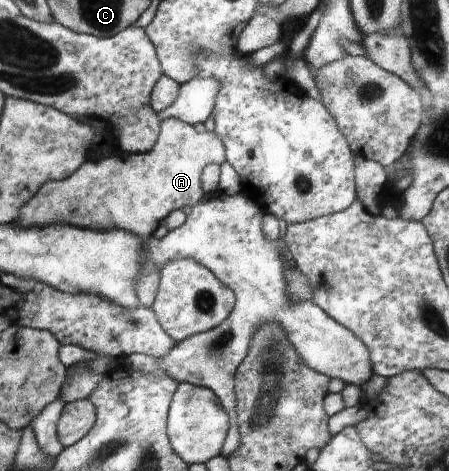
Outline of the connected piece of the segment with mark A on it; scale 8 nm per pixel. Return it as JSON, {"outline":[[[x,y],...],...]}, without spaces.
{"outline":[[[167,118],[167,120],[161,121],[160,125],[160,135],[159,141],[156,143],[156,147],[152,149],[149,153],[137,153],[130,154],[127,152],[116,151],[110,156],[105,156],[105,158],[92,160],[89,159],[82,166],[79,166],[79,169],[76,172],[73,172],[69,178],[65,178],[64,180],[49,180],[49,182],[45,182],[43,186],[37,190],[37,193],[26,203],[19,208],[19,218],[17,218],[17,224],[21,226],[21,228],[25,228],[25,226],[37,226],[37,228],[41,228],[41,226],[53,226],[53,224],[59,224],[59,222],[63,222],[63,224],[69,224],[69,226],[77,226],[77,228],[91,228],[91,230],[101,230],[101,232],[105,232],[105,230],[127,230],[127,232],[131,232],[131,234],[135,234],[135,236],[141,236],[143,240],[145,240],[145,251],[147,250],[147,238],[151,238],[153,236],[153,232],[157,230],[157,222],[161,222],[169,212],[173,212],[173,210],[183,209],[185,206],[194,206],[197,205],[204,198],[204,190],[203,190],[203,171],[210,164],[221,165],[227,161],[227,148],[224,146],[223,140],[217,135],[215,132],[209,132],[205,130],[204,132],[197,132],[194,126],[190,126],[188,123],[182,122],[179,118]]]}

